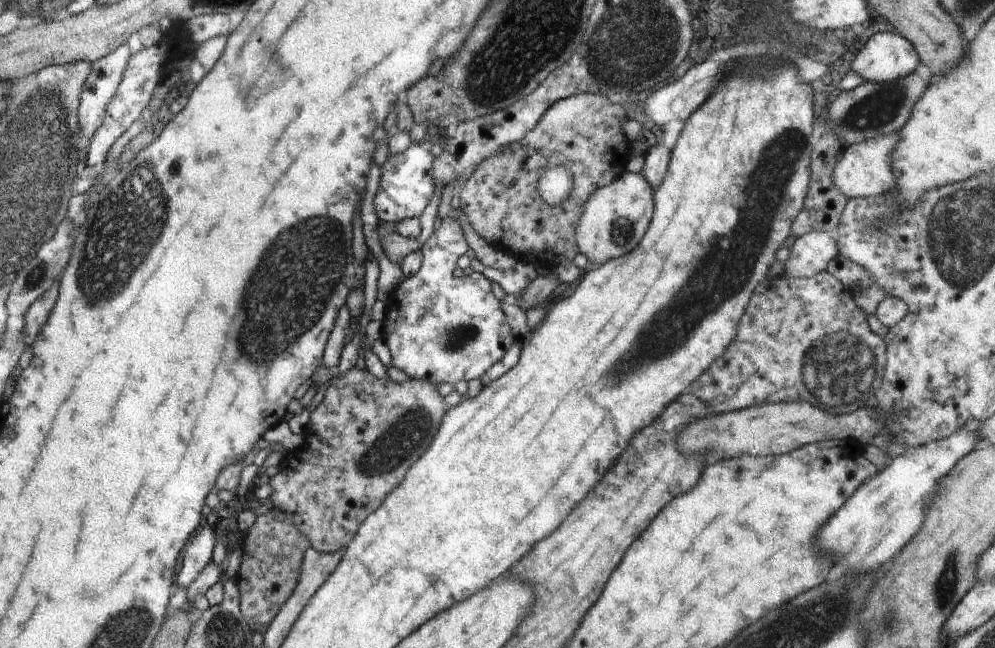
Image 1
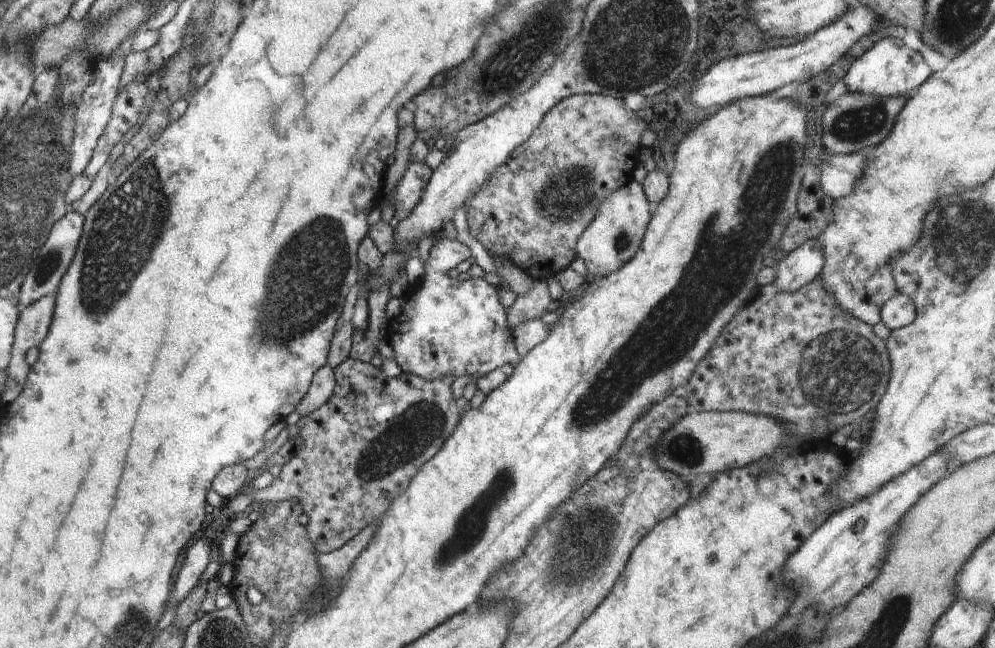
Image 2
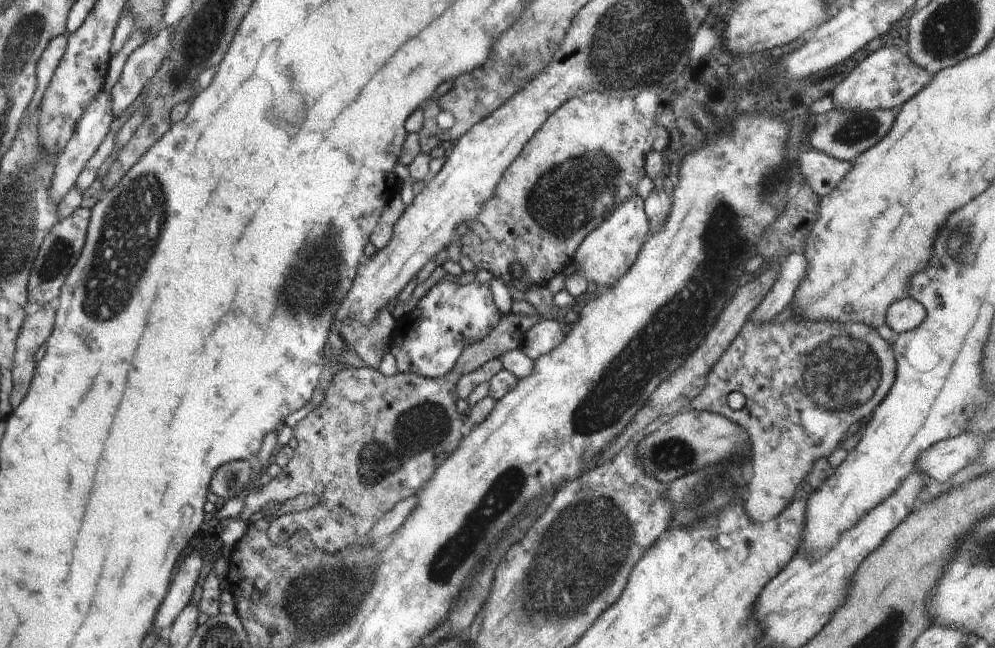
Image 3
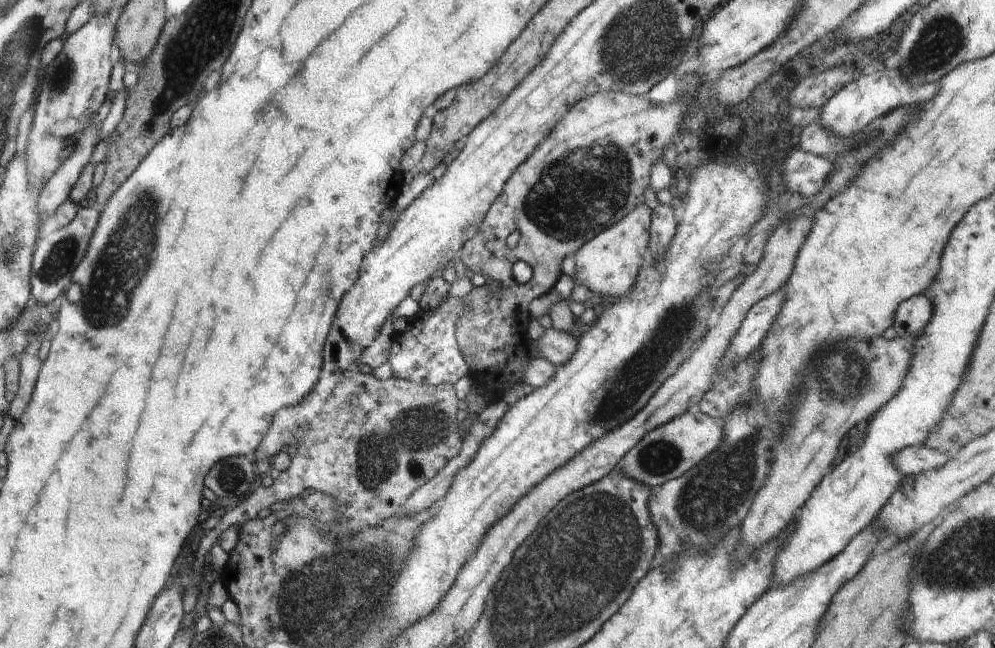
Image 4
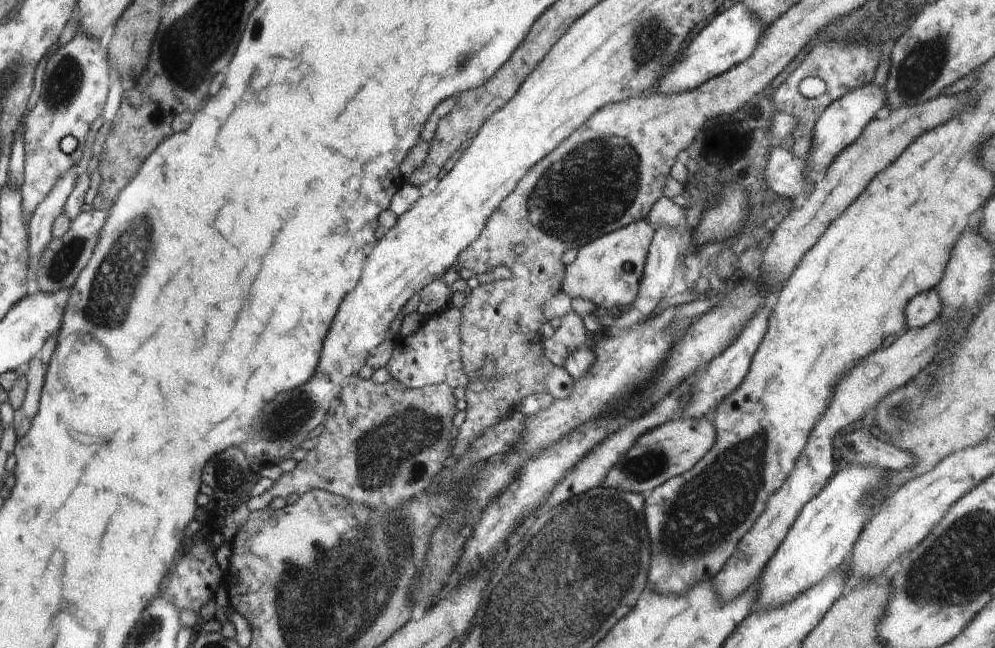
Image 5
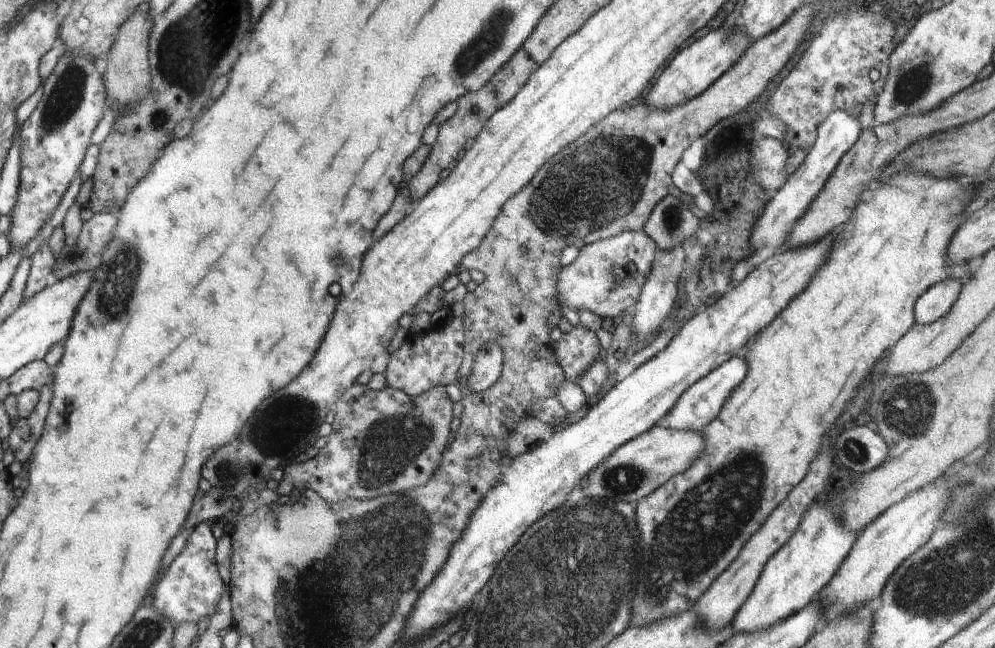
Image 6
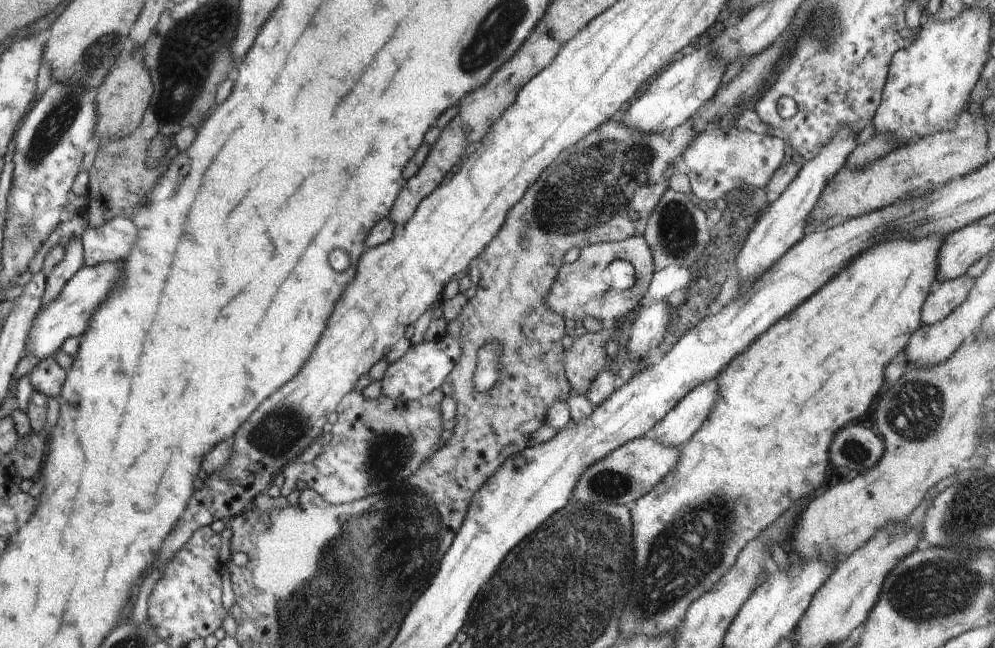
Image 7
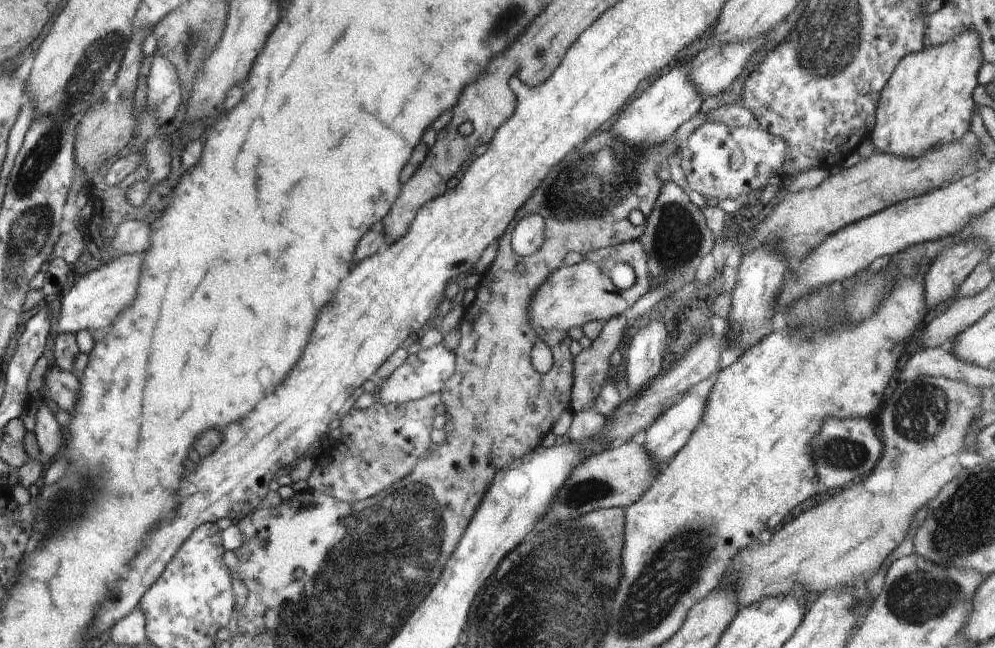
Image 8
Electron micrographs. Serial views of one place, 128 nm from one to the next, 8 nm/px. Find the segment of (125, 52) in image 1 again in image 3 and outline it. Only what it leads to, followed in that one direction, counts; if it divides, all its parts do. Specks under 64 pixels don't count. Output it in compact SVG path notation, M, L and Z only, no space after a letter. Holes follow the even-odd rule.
M102 90L98 93L97 98L93 100L93 103L85 108L84 115L82 115L80 122L77 124L76 134L69 140L65 150L57 156L52 186L50 186L49 191L50 198L52 198L55 205L75 186L76 179L84 168L84 165L88 162L89 158L92 158L92 155L98 150L104 137L109 133L110 124L112 124L114 117L111 107L111 96L108 96L108 94Z

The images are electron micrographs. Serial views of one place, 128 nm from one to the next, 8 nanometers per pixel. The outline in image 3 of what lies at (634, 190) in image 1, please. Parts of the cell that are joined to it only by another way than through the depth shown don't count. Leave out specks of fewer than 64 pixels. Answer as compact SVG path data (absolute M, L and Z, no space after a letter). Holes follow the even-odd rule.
M639 195L630 197L614 209L606 220L597 226L578 245L574 255L574 263L582 270L588 284L598 284L611 289L621 276L624 276L637 259L642 245L650 237L649 218L645 213L644 200Z

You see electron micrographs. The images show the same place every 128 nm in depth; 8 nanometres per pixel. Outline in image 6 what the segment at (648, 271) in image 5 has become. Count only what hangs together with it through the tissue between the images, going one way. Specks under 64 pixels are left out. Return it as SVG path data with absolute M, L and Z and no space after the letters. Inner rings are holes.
M679 245L673 250L658 250L658 255L652 264L652 270L648 274L646 284L642 286L642 291L638 296L638 302L632 310L634 320L632 320L632 332L636 333L640 339L645 336L658 336L661 325L668 318L670 310L674 305L678 292L680 276L685 271L686 253L683 245Z

